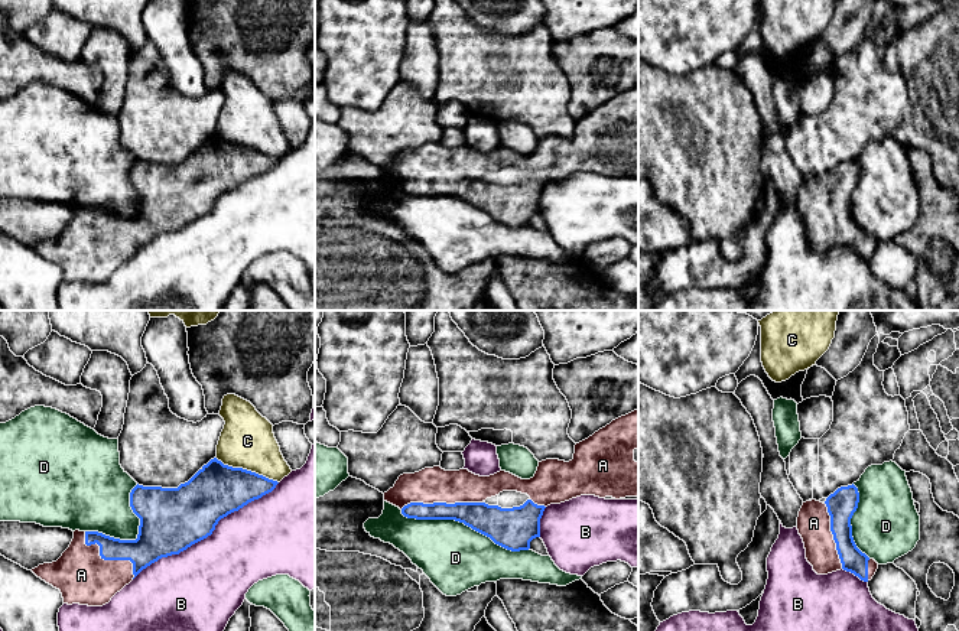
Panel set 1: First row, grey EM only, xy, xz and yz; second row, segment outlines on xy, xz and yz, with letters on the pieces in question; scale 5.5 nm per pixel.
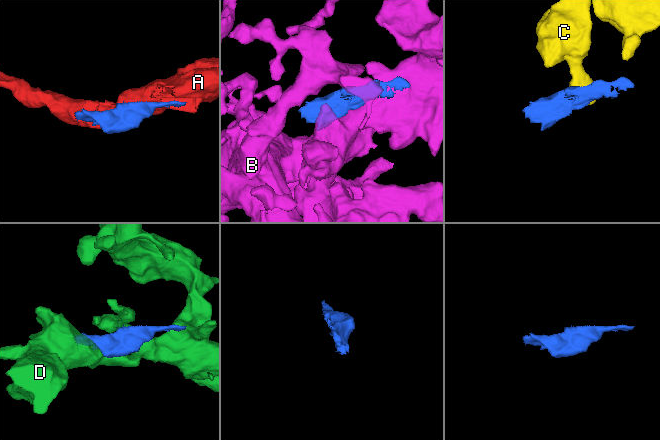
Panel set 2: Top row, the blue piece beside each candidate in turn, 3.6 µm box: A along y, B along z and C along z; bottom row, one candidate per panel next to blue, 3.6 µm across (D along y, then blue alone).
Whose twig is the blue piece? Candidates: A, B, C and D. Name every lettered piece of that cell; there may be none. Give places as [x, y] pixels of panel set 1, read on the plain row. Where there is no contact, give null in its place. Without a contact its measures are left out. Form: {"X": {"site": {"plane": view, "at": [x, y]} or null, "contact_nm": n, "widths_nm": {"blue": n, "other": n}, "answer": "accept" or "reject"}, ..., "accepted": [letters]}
{"A": {"site": {"plane": "xy", "at": [106, 236]}, "contact_nm": 380, "widths_nm": {"blue": 170, "other": 300}, "answer": "accept"}, "B": {"site": {"plane": "xy", "at": [208, 211]}, "contact_nm": 1000, "widths_nm": {"blue": 360, "other": 440}, "answer": "reject"}, "C": {"site": {"plane": "xy", "at": [246, 146]}, "contact_nm": 380, "widths_nm": {"blue": 300, "other": 300}, "answer": "reject"}, "D": {"site": {"plane": "xz", "at": [464, 199]}, "contact_nm": 750, "widths_nm": {"blue": 220, "other": 380}, "answer": "reject"}, "accepted": ["A"]}

